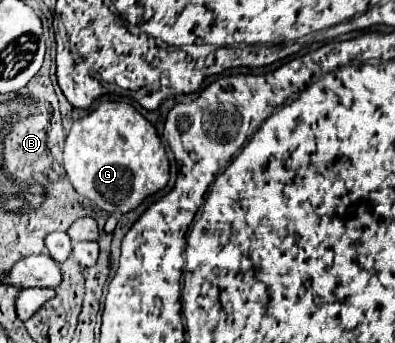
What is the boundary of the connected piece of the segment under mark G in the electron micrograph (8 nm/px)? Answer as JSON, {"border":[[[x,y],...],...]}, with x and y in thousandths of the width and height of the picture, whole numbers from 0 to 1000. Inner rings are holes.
{"border":[[[258,294],[238,324],[187,353],[162,429],[162,493],[182,545],[268,621],[324,621],[370,574],[410,557],[430,522],[430,475],[395,376],[324,300]]]}

